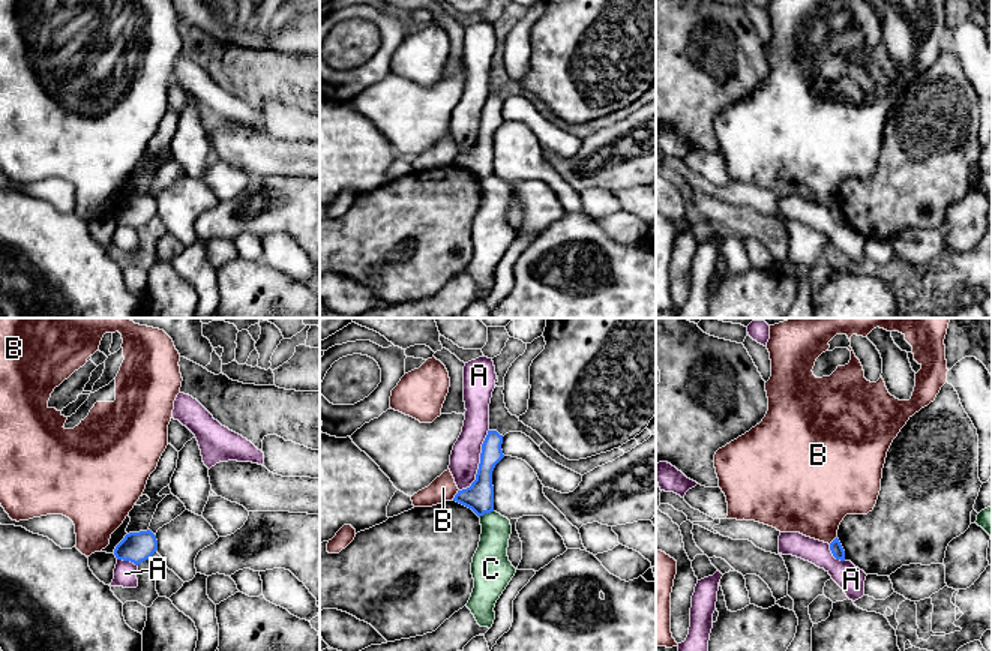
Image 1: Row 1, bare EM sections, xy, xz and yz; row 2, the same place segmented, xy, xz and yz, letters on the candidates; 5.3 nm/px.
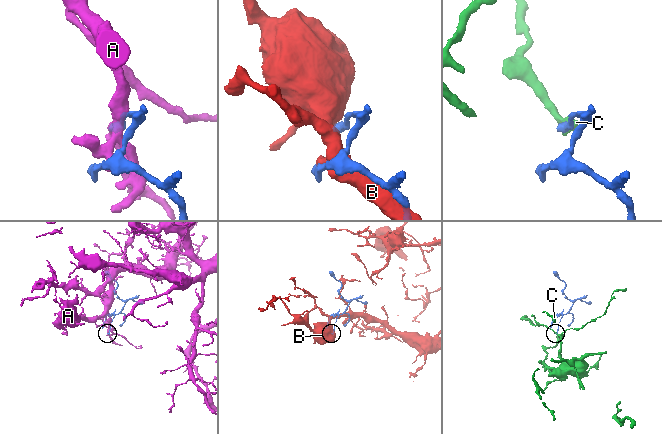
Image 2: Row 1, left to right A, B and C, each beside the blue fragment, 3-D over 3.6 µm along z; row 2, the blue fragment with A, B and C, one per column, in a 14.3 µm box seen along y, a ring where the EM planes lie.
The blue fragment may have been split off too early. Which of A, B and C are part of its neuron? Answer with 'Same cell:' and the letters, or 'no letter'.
Same cell: no letter

